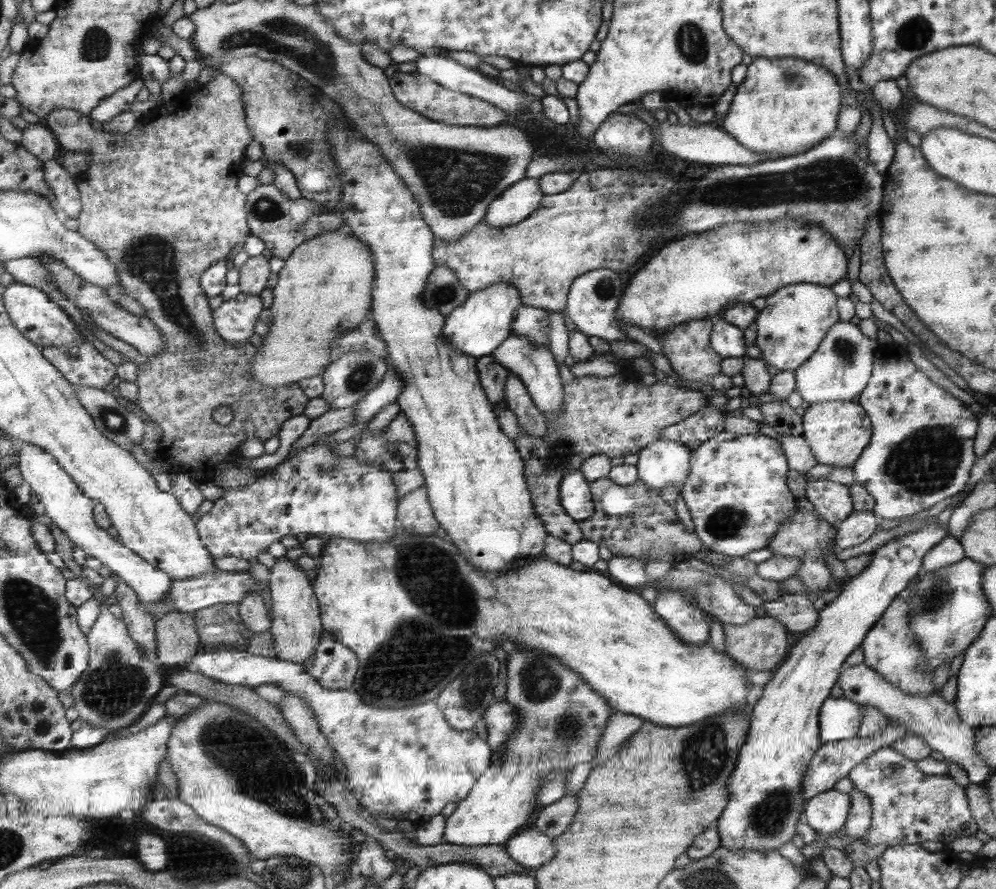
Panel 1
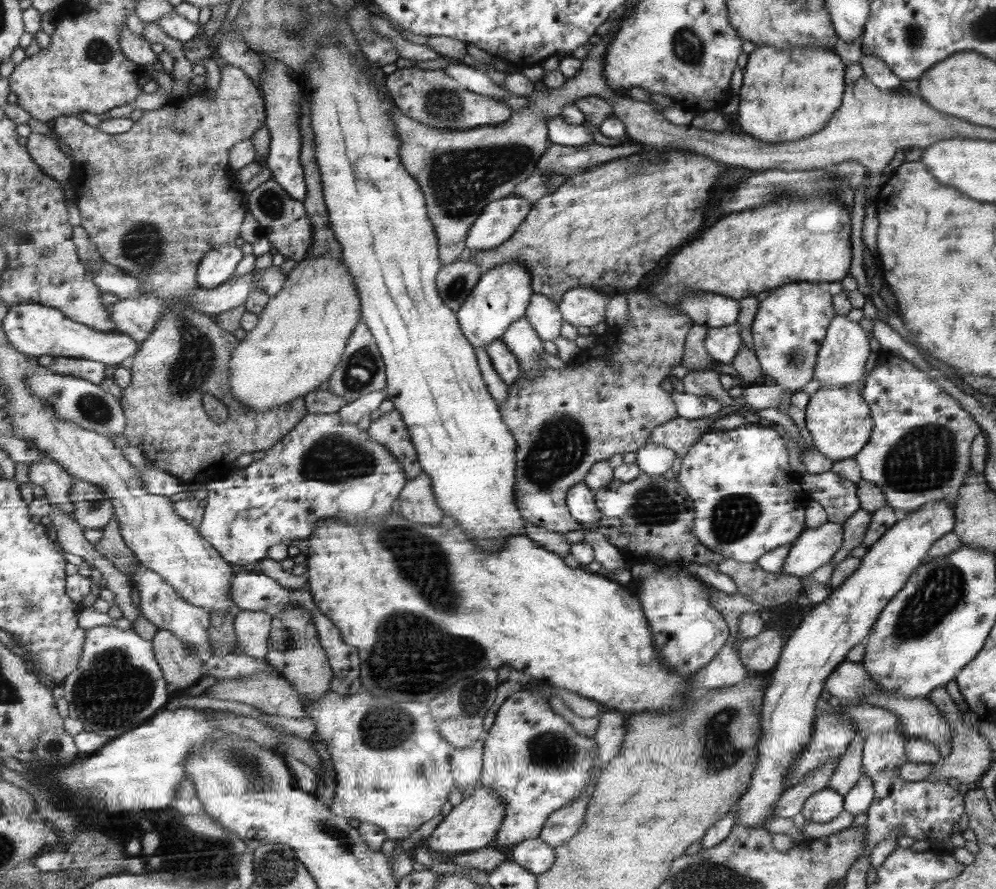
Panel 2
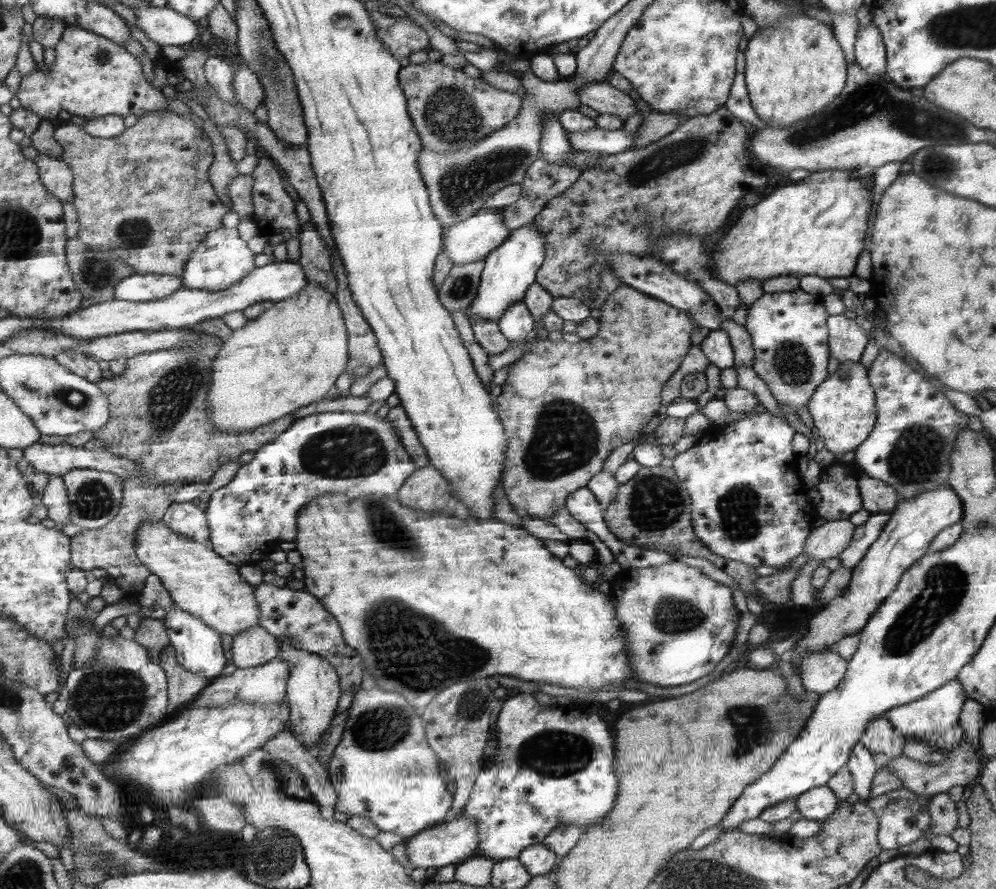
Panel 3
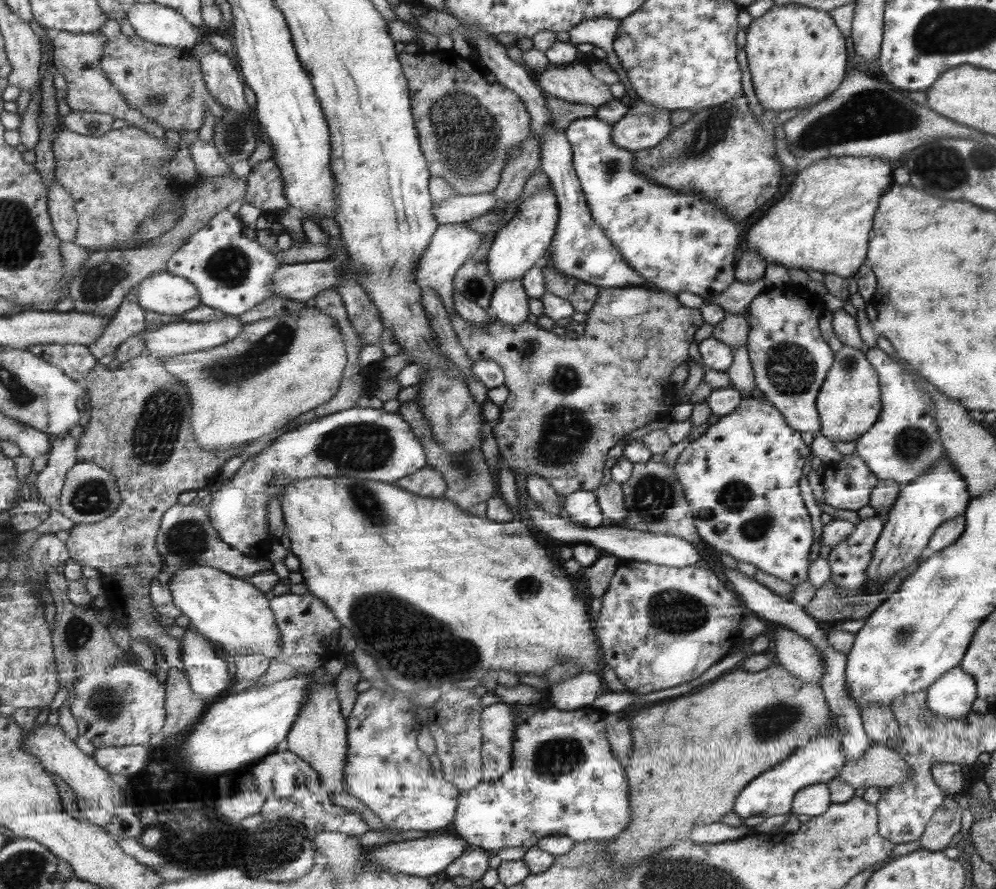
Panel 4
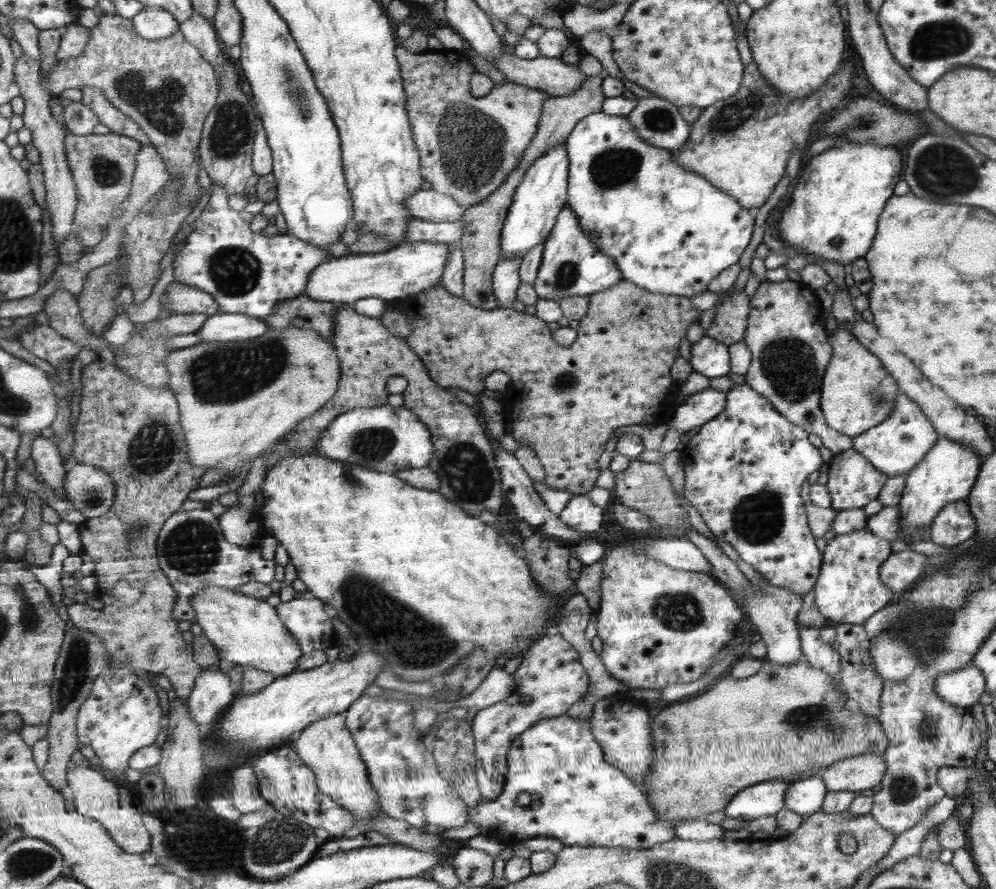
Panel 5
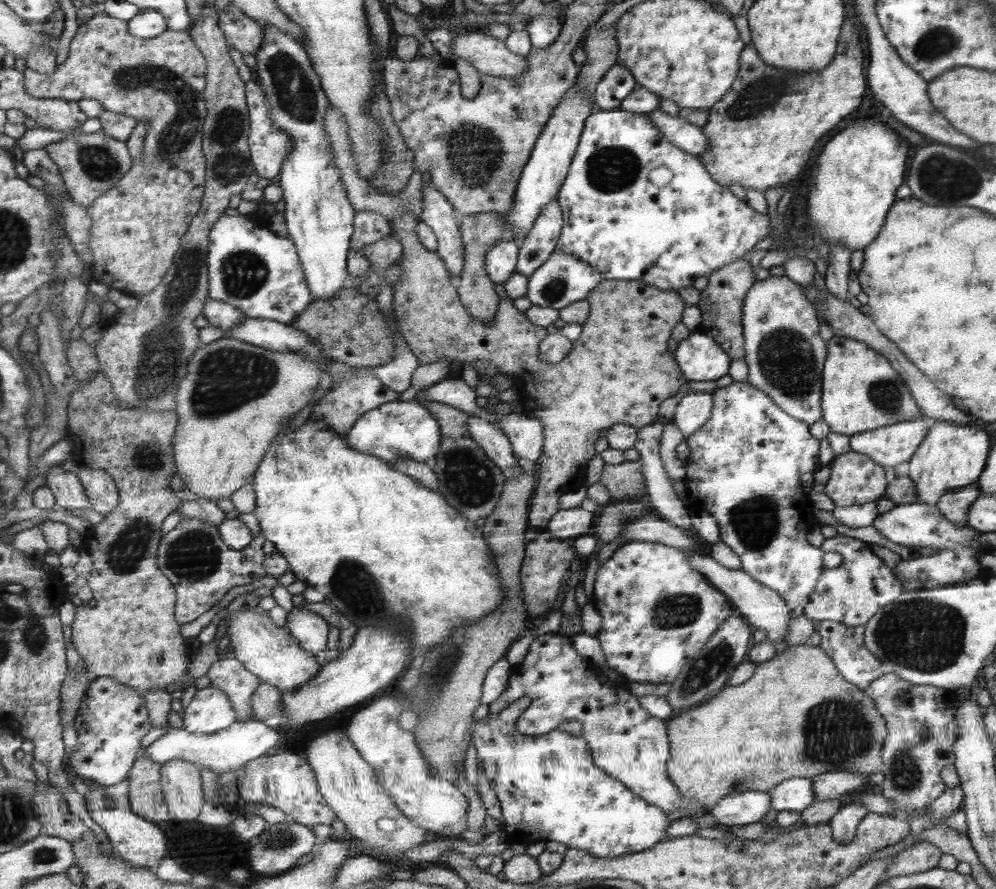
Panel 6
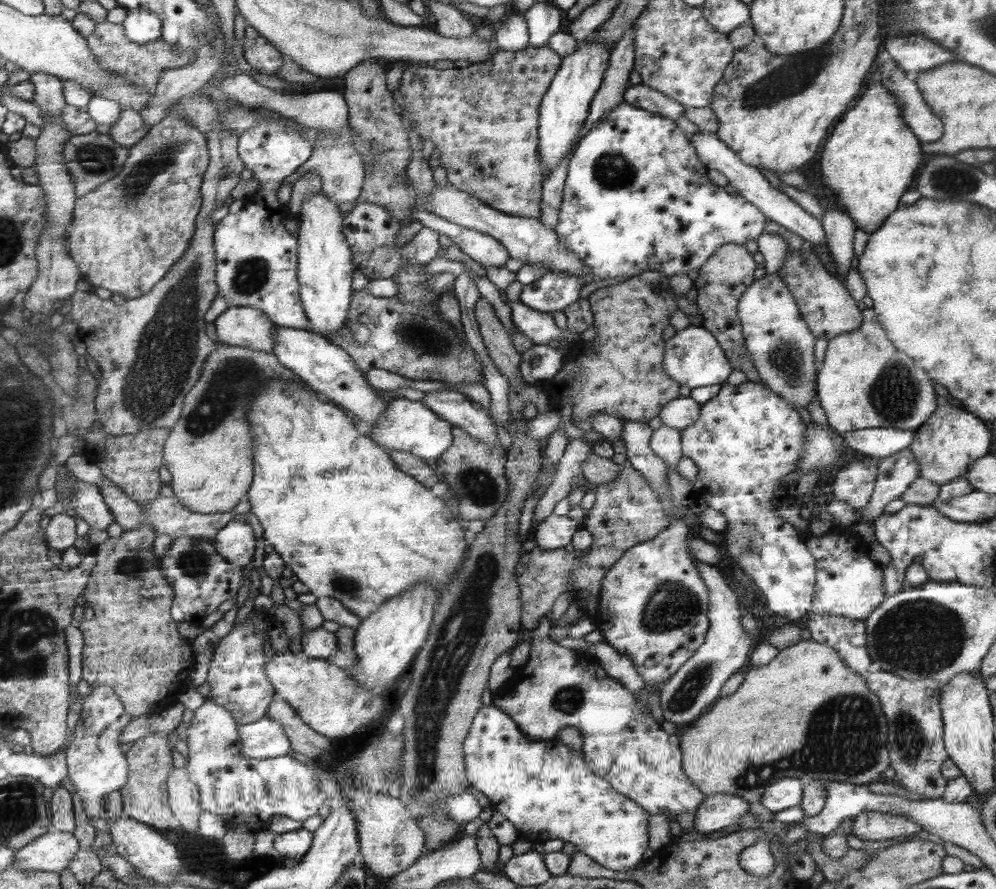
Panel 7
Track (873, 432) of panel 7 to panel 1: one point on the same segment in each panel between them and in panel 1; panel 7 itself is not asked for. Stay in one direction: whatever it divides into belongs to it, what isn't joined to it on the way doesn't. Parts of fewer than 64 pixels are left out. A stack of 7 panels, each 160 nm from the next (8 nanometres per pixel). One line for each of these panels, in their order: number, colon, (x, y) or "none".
1: (920, 452)
2: (920, 449)
3: (909, 449)
4: (904, 443)
5: (894, 447)
6: (891, 446)

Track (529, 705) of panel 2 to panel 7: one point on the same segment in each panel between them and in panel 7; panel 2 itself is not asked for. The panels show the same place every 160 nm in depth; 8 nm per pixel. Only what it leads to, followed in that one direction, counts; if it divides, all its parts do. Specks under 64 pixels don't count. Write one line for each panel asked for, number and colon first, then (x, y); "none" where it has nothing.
3: (551, 766)
4: (564, 781)
5: (558, 785)
6: (550, 789)
7: (546, 790)

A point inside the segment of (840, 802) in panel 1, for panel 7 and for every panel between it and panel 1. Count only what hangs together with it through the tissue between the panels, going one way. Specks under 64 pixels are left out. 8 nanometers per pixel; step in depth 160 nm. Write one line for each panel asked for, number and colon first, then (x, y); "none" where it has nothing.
2: (825, 805)
3: (818, 803)
4: (813, 800)
5: (806, 795)
6: (795, 794)
7: (788, 792)

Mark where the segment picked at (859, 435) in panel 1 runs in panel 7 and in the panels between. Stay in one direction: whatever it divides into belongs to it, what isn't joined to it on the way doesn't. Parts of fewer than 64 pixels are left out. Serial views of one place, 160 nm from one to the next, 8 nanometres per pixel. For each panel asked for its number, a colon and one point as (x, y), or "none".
2: (839, 422)
3: (842, 408)
4: (849, 402)
5: (858, 393)
6: (861, 392)
7: (863, 382)

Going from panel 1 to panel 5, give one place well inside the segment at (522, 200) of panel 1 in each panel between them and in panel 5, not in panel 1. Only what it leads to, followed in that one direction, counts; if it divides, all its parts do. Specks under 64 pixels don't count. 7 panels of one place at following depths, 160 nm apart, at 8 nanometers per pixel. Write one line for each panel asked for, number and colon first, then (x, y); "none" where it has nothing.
2: (499, 220)
3: (471, 240)
4: (452, 244)
5: (410, 268)

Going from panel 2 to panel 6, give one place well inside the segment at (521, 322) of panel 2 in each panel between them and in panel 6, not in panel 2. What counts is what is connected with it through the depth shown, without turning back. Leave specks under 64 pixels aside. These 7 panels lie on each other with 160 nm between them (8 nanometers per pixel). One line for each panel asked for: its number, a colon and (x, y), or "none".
3: (516, 324)
4: (509, 303)
5: (505, 279)
6: (501, 260)

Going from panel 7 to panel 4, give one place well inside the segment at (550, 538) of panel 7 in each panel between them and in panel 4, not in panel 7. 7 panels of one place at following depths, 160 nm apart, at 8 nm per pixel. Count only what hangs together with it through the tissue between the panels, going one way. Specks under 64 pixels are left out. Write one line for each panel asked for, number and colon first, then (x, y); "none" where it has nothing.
4: (582, 508)
5: (579, 514)
6: (569, 524)

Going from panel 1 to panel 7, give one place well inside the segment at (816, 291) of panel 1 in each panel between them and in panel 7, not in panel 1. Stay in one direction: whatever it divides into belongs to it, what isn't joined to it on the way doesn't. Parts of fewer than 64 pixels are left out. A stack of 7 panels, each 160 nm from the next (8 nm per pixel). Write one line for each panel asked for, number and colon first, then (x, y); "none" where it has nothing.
2: (791, 321)
3: (789, 333)
4: (789, 359)
5: (785, 334)
6: (784, 354)
7: (780, 344)

